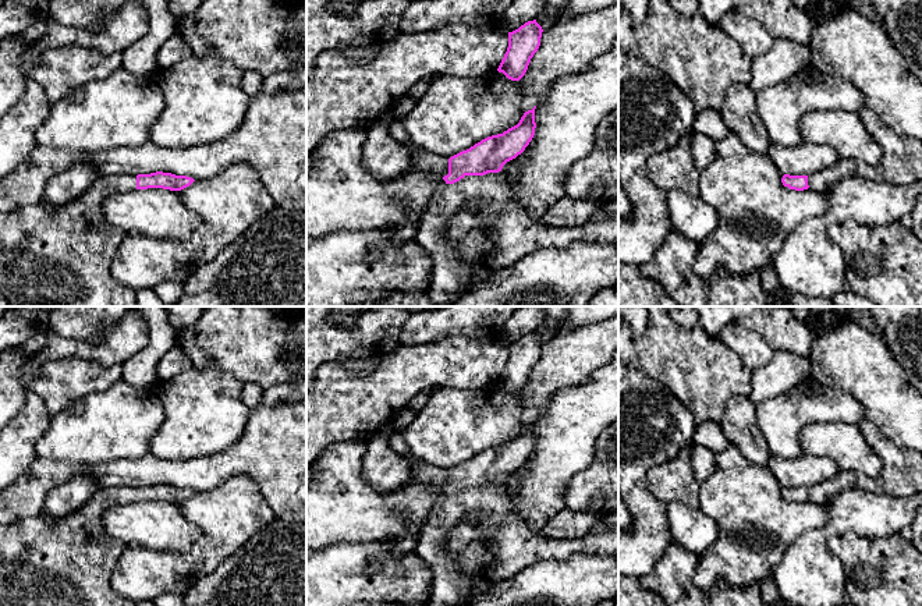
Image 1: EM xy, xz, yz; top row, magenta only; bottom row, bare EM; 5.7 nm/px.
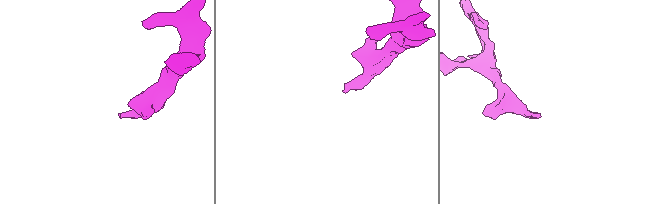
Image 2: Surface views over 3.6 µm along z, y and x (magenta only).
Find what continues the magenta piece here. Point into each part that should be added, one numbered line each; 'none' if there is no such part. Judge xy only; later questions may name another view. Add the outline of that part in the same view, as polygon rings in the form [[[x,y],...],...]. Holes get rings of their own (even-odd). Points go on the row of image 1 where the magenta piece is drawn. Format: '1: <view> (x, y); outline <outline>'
1: xy (49, 257); outline [[[134,174],[97,176],[86,192],[63,206],[50,208],[39,202],[24,208],[13,208],[7,212],[0,210],[0,306],[136,306],[136,291],[117,283],[110,273],[113,258],[127,233],[111,226],[102,209],[102,202],[109,194],[134,189],[136,189],[136,176]]]

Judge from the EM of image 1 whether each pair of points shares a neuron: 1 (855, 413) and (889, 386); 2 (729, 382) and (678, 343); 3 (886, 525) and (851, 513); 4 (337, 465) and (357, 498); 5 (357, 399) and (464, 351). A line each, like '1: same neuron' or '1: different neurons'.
1: different neurons
2: same neuron
3: same neuron
4: same neuron
5: same neuron

